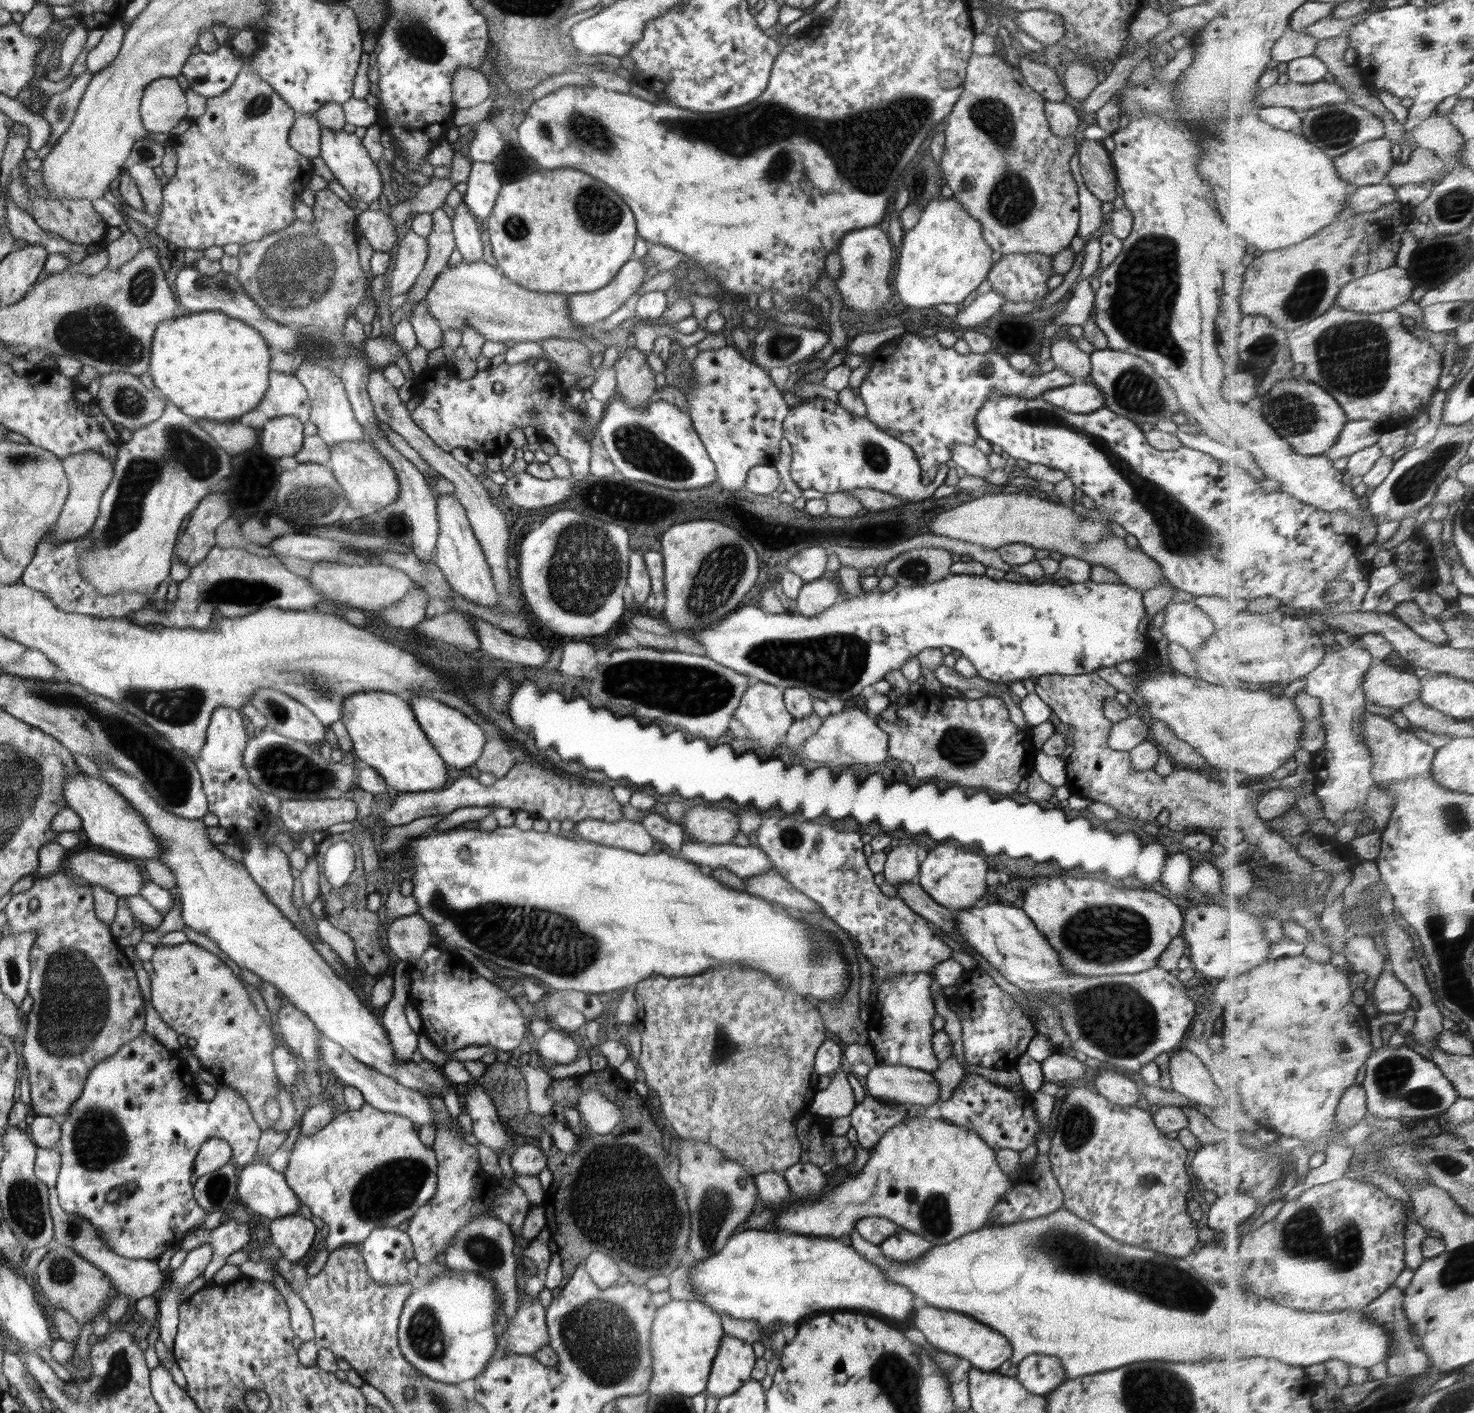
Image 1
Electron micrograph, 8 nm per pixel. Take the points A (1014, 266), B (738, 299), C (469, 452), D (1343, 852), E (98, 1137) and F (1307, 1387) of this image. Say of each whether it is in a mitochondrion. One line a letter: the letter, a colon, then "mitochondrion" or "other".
A: other
B: other
C: other
D: other
E: mitochondrion
F: other

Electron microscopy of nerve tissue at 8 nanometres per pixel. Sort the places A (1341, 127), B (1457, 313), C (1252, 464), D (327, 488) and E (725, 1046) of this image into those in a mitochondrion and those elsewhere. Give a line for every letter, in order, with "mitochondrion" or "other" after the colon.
A: mitochondrion
B: mitochondrion
C: other
D: mitochondrion
E: mitochondrion

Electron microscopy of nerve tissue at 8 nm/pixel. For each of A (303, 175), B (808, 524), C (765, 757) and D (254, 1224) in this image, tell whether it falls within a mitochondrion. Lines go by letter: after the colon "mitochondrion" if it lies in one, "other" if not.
A: other
B: other
C: other
D: other

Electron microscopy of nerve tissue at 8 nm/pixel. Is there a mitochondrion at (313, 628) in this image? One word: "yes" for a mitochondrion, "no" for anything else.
no

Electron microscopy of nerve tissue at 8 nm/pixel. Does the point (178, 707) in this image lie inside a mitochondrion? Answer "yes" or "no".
yes

